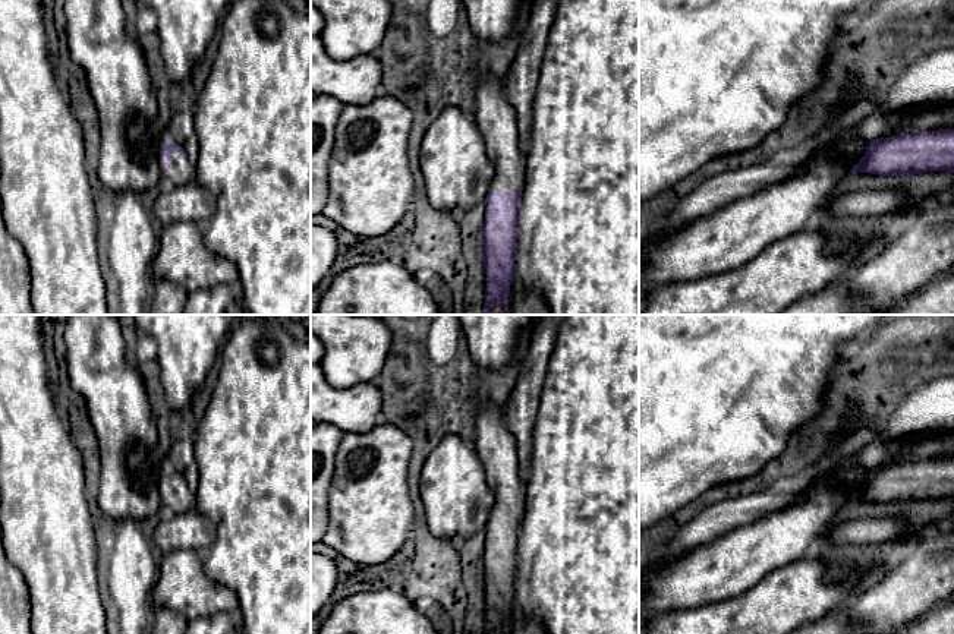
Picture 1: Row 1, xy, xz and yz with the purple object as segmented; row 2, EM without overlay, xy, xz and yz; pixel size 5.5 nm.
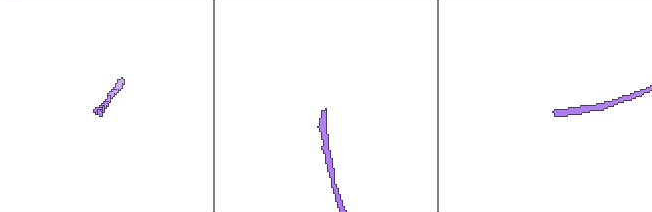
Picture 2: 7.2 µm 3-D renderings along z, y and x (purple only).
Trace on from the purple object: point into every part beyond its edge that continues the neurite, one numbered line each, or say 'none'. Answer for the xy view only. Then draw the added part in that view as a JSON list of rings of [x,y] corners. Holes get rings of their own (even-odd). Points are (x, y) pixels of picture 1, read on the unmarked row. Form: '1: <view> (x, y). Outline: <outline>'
1: xy (179, 500). Outline: [[[176,479],[170,482],[169,495],[161,496],[161,504],[169,507],[167,512],[182,514],[195,508],[195,495],[182,485],[180,479]]]

